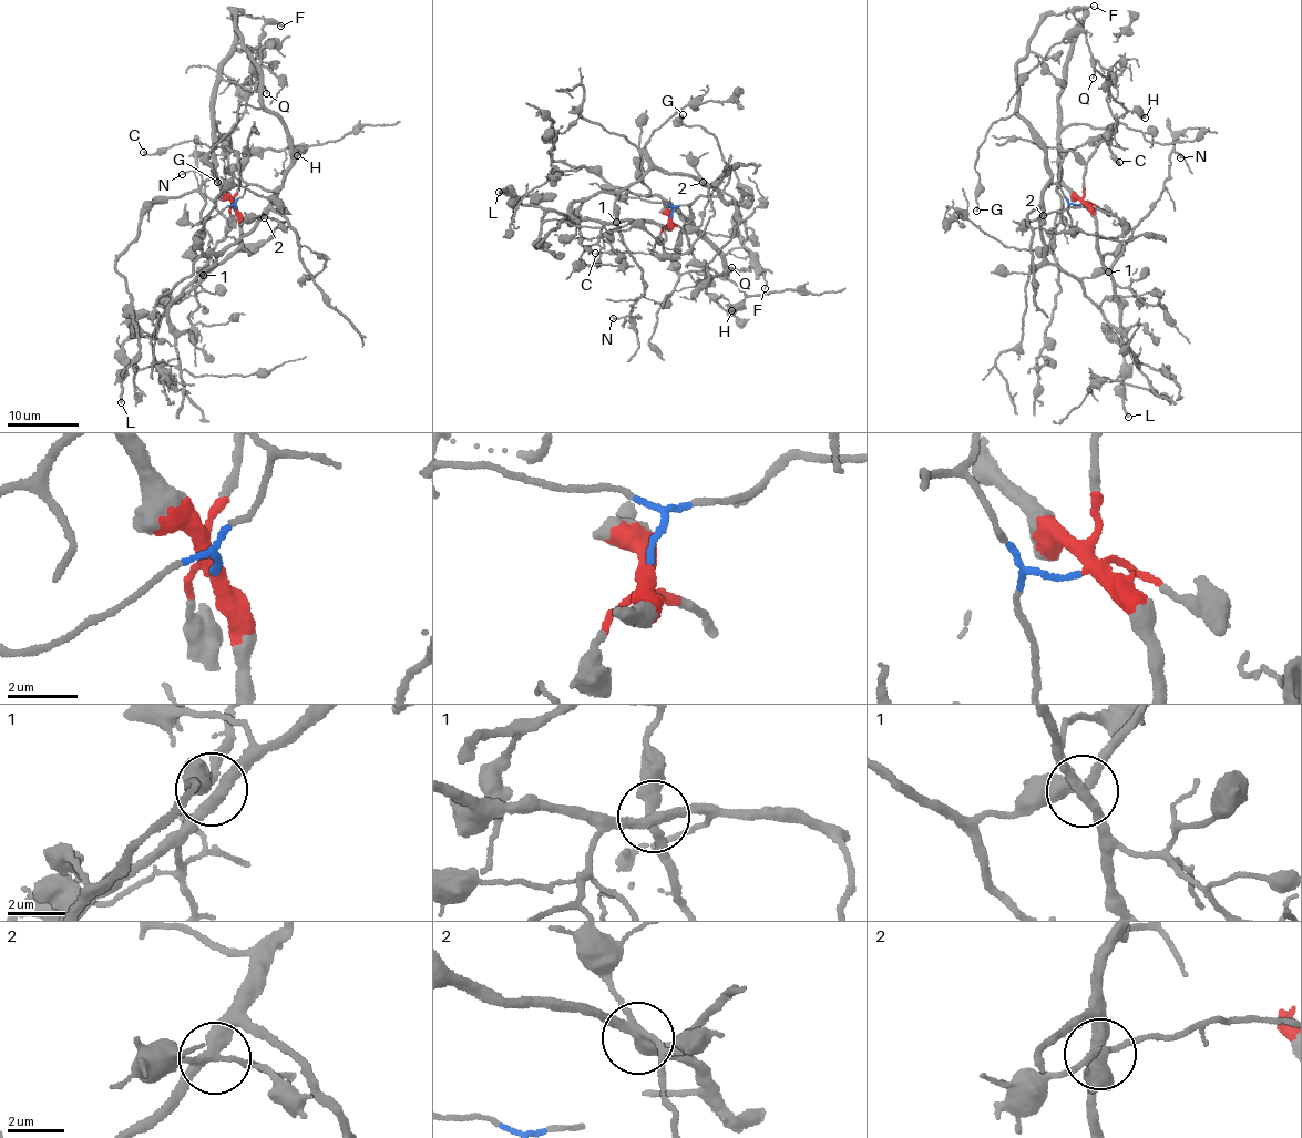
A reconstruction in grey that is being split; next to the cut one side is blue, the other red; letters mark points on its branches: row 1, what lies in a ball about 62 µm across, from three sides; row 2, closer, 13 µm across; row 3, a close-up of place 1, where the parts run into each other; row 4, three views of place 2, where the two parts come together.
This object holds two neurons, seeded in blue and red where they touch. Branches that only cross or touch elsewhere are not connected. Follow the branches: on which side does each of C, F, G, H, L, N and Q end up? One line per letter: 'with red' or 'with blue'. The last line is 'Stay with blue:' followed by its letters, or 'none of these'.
C: with blue
F: with blue
G: with blue
H: with red
L: with red
N: with blue
Q: with blue
Stay with blue: C, F, G, N, Q

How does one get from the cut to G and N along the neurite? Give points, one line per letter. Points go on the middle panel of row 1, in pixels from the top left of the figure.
G: (670, 217), (672, 209), (696, 200), (717, 195), (744, 205), (752, 194), (710, 133), (682, 123), (682, 115)
N: (670, 217), (718, 190), (654, 170), (616, 200), (618, 227), (646, 288), (633, 310), (612, 317)

